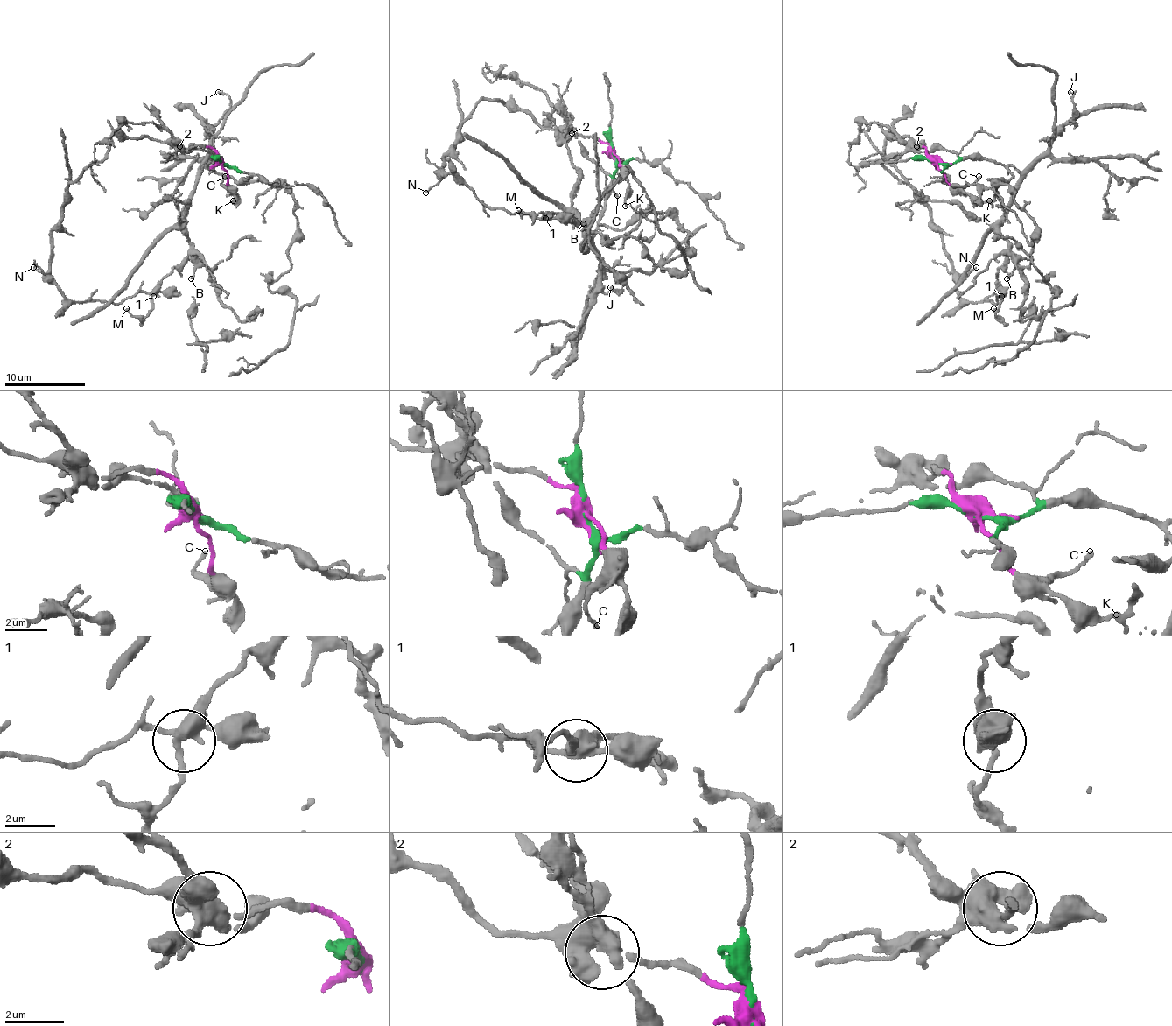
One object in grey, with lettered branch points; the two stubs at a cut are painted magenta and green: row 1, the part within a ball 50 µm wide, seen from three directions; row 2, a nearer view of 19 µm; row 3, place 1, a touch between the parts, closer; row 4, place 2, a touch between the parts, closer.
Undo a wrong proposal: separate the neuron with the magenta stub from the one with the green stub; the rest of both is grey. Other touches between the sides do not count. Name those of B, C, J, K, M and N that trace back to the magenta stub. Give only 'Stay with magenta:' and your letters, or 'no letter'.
Stay with magenta: C, K, N

